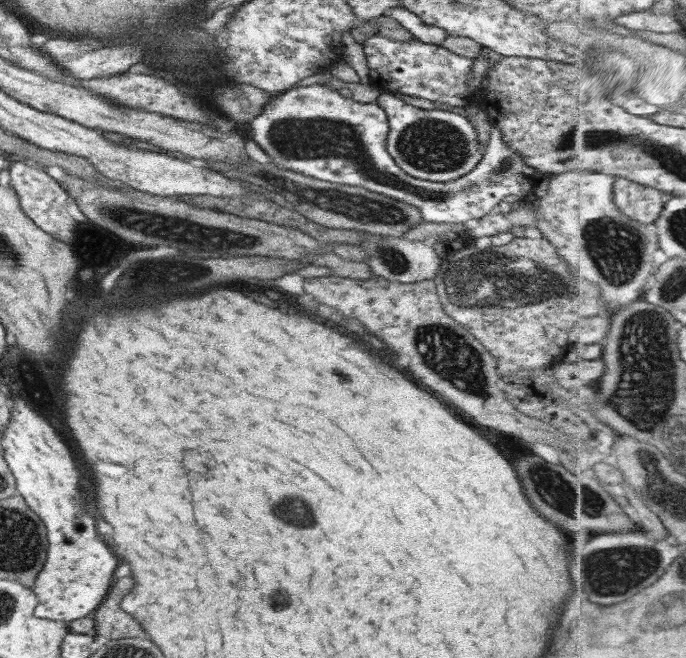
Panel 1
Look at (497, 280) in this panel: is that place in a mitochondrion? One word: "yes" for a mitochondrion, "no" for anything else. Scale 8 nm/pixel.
yes

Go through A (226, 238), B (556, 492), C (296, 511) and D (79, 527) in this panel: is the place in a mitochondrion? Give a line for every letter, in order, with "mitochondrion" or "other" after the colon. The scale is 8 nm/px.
A: mitochondrion
B: mitochondrion
C: mitochondrion
D: other

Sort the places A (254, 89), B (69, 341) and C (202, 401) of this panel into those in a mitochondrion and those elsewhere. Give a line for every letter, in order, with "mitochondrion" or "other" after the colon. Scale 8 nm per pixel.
A: other
B: other
C: other

